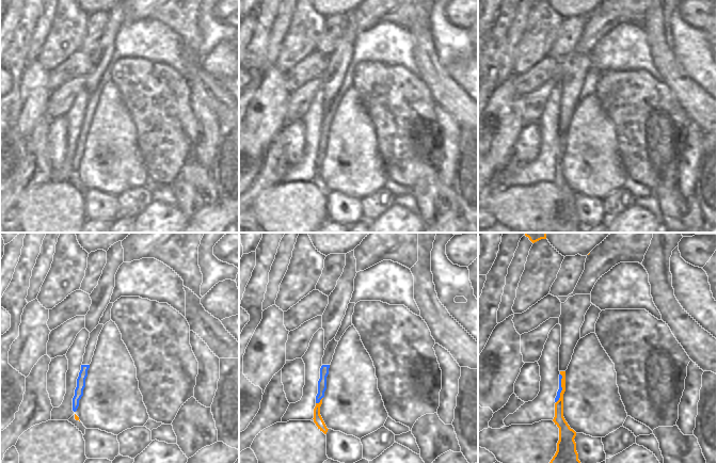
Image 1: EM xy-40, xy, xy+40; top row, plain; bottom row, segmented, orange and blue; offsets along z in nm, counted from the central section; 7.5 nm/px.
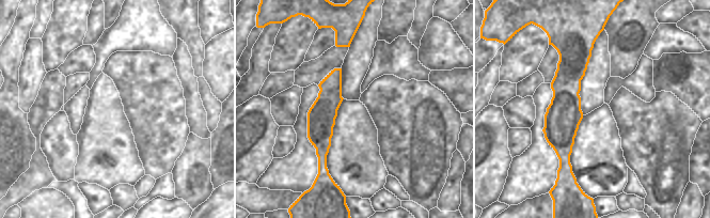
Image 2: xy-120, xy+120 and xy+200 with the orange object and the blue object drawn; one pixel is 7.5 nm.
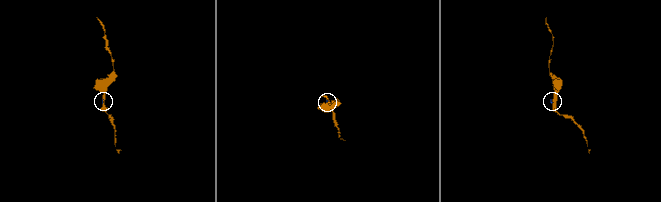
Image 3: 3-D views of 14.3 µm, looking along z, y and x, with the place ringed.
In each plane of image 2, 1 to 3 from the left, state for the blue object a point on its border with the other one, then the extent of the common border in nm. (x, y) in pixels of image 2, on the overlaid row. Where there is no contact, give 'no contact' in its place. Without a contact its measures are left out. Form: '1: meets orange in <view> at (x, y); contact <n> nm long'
1: no contact
2: no contact
3: no contact

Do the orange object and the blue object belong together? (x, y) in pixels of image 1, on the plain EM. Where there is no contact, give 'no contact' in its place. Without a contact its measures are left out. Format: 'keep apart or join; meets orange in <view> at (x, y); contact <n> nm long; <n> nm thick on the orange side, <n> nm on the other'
keep apart; meets orange in xy+40 at (562, 149); contact 220 nm long; 80 nm thick on the orange side, 30 nm on the other

